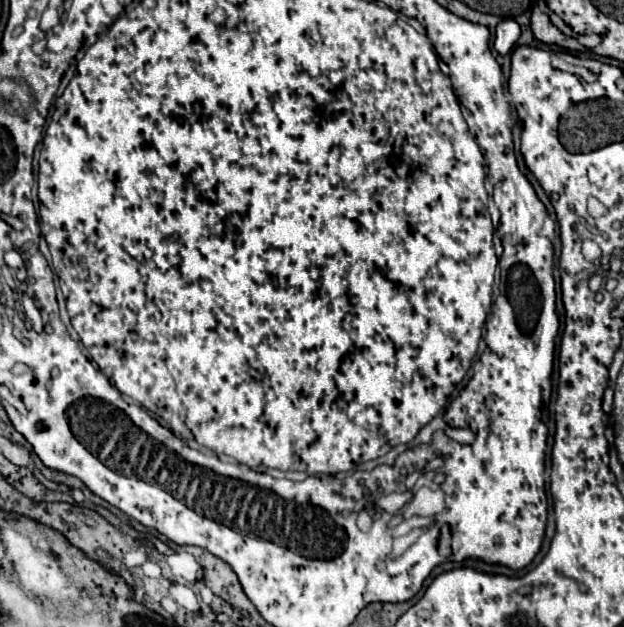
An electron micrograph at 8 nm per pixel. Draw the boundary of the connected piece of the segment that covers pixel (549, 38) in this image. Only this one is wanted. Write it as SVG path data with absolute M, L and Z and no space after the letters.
M533 11L531 15L531 29L537 41L547 43L547 45L559 45L565 47L568 51L581 51L579 43L573 37L567 37L561 29L557 29L551 19L547 15L543 15L541 11Z

